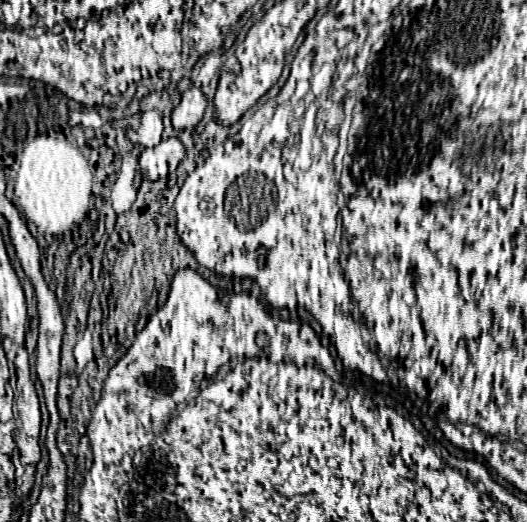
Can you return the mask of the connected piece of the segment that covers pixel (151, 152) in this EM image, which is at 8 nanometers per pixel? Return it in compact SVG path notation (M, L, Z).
M177 137L162 140L153 148L146 148L139 156L139 166L145 179L156 181L168 176L168 164L177 166L185 148Z

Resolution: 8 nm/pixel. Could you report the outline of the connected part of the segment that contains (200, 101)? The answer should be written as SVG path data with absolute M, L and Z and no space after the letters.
M189 88L179 106L173 108L173 114L171 114L171 124L175 130L187 130L187 128L195 128L203 114L205 114L205 108L207 108L207 100L203 96L203 92L199 88Z

